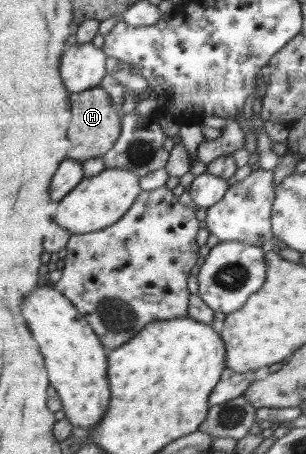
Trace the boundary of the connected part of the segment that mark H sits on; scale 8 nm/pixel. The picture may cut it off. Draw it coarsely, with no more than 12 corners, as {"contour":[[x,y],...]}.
{"contour":[[108,91],[73,93],[68,158],[103,157],[121,136]]}

